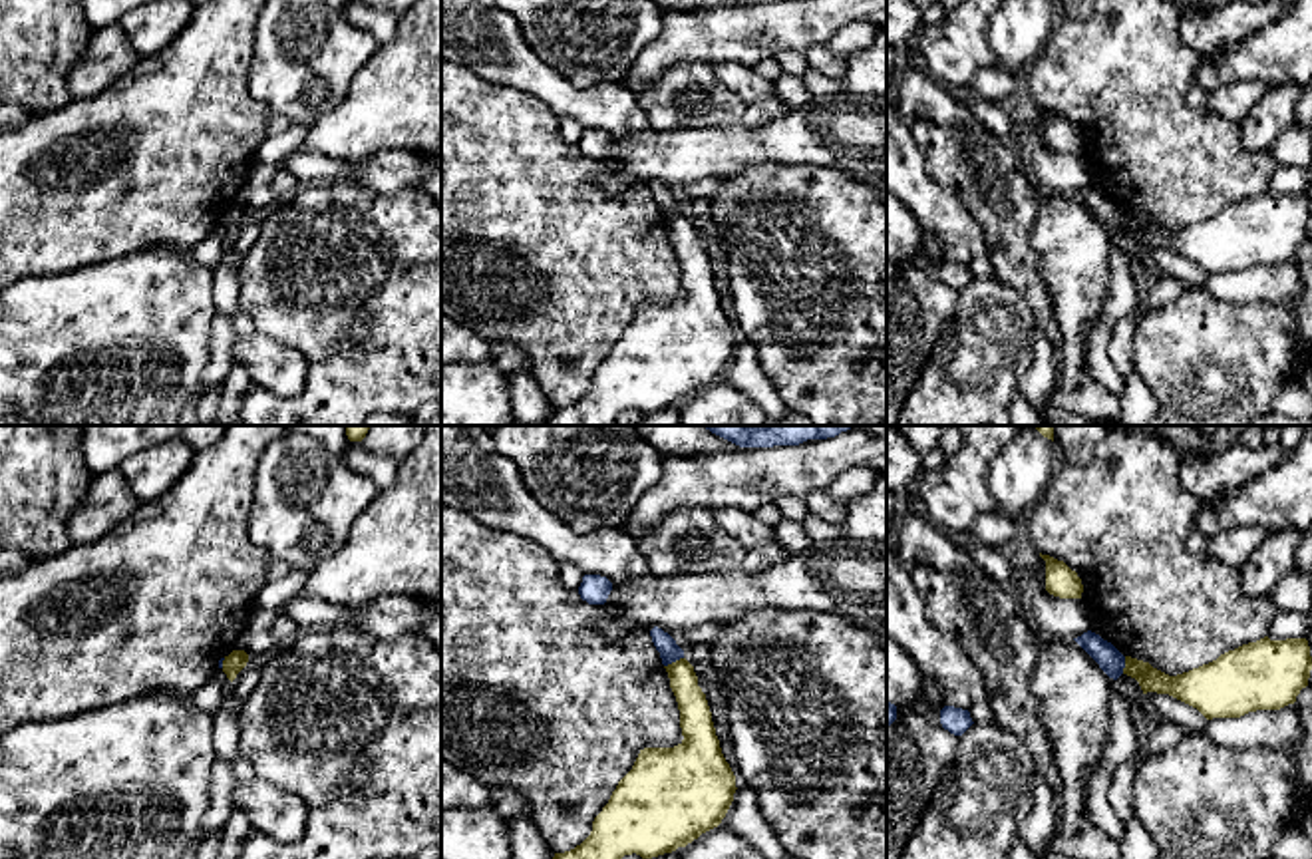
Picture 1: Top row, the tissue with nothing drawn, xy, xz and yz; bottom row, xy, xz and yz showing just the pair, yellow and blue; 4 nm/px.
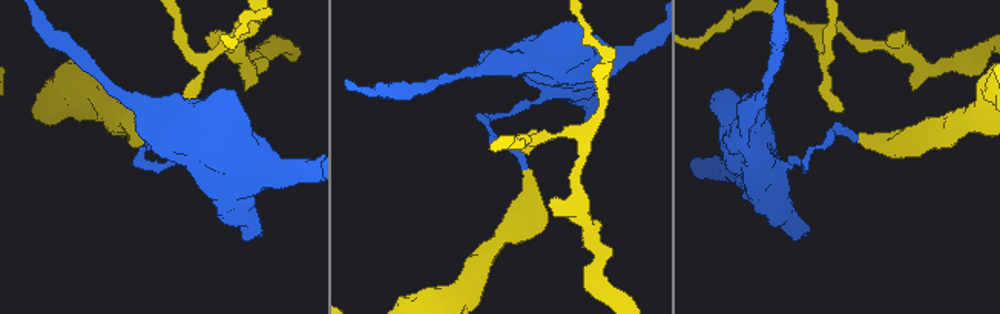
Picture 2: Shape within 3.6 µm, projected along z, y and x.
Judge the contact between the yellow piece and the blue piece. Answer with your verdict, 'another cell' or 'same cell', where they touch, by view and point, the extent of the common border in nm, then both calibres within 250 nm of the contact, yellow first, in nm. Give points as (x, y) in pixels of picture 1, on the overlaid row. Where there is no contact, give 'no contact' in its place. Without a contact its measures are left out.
another cell | xz (672, 663) | 90 nm | 130/80 nm

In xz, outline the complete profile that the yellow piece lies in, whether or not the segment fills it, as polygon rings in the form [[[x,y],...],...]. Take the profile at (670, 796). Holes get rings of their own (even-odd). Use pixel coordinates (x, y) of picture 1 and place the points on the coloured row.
[[[686,658],[664,668],[678,702],[684,740],[674,748],[640,750],[632,770],[618,781],[608,803],[594,817],[590,835],[574,849],[555,853],[553,859],[622,859],[632,853],[652,859],[686,847],[726,817],[738,787],[722,754],[706,694]]]

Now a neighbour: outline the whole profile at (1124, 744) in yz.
[[[1113,682],[1111,688],[1109,714],[1109,746],[1105,750],[1101,766],[1091,779],[1087,813],[1099,829],[1103,829],[1111,839],[1121,843],[1123,823],[1113,811],[1107,799],[1107,791],[1113,779],[1113,772],[1137,754],[1139,744],[1131,718],[1131,700],[1127,690],[1119,682]]]

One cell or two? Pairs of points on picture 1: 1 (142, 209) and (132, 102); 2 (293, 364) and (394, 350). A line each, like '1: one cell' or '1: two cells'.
1: one cell
2: two cells

